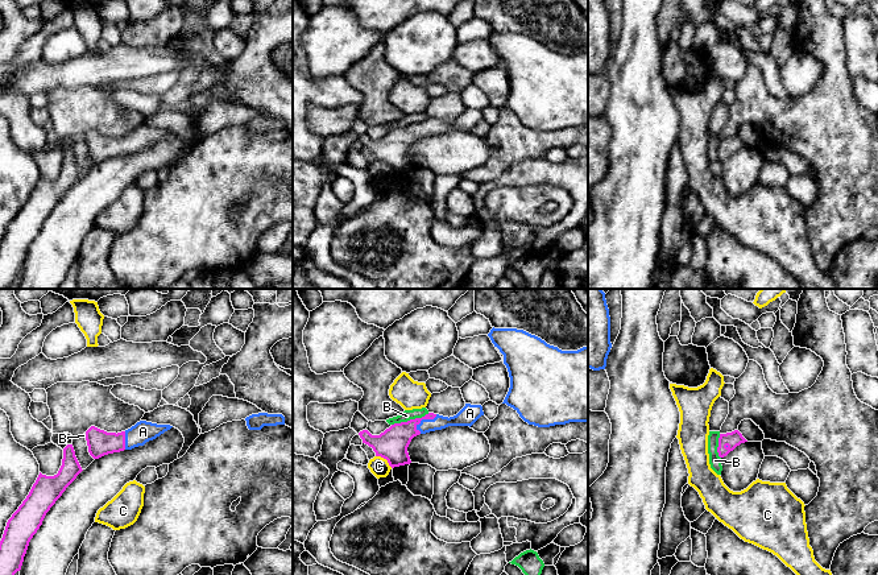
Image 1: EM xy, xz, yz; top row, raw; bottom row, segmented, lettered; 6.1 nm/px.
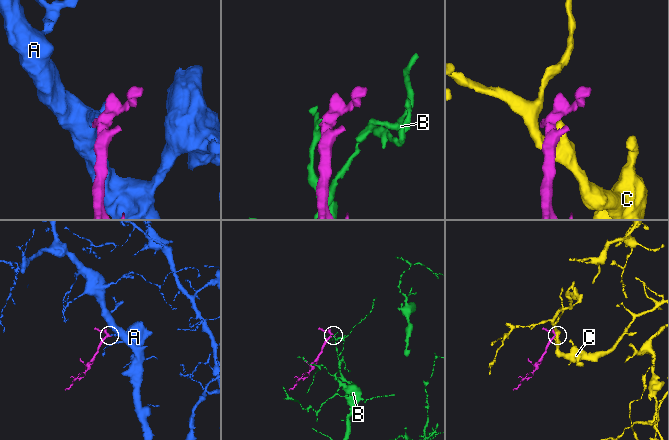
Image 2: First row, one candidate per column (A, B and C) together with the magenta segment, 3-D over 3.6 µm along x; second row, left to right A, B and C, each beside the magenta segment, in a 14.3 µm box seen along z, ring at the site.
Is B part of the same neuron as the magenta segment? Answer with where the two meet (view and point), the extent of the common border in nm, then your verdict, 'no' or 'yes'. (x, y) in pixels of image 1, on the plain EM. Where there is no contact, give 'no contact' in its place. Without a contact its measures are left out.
meets magenta in xz at (410, 124); contact 240 nm long; no

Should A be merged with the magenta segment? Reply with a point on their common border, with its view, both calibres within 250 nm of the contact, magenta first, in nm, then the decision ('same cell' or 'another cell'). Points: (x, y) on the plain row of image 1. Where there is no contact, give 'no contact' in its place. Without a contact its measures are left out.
contact xz (425, 123); calibres 180 and 110 nm; same cell

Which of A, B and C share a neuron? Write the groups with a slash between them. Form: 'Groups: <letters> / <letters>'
Groups: A / B / C

